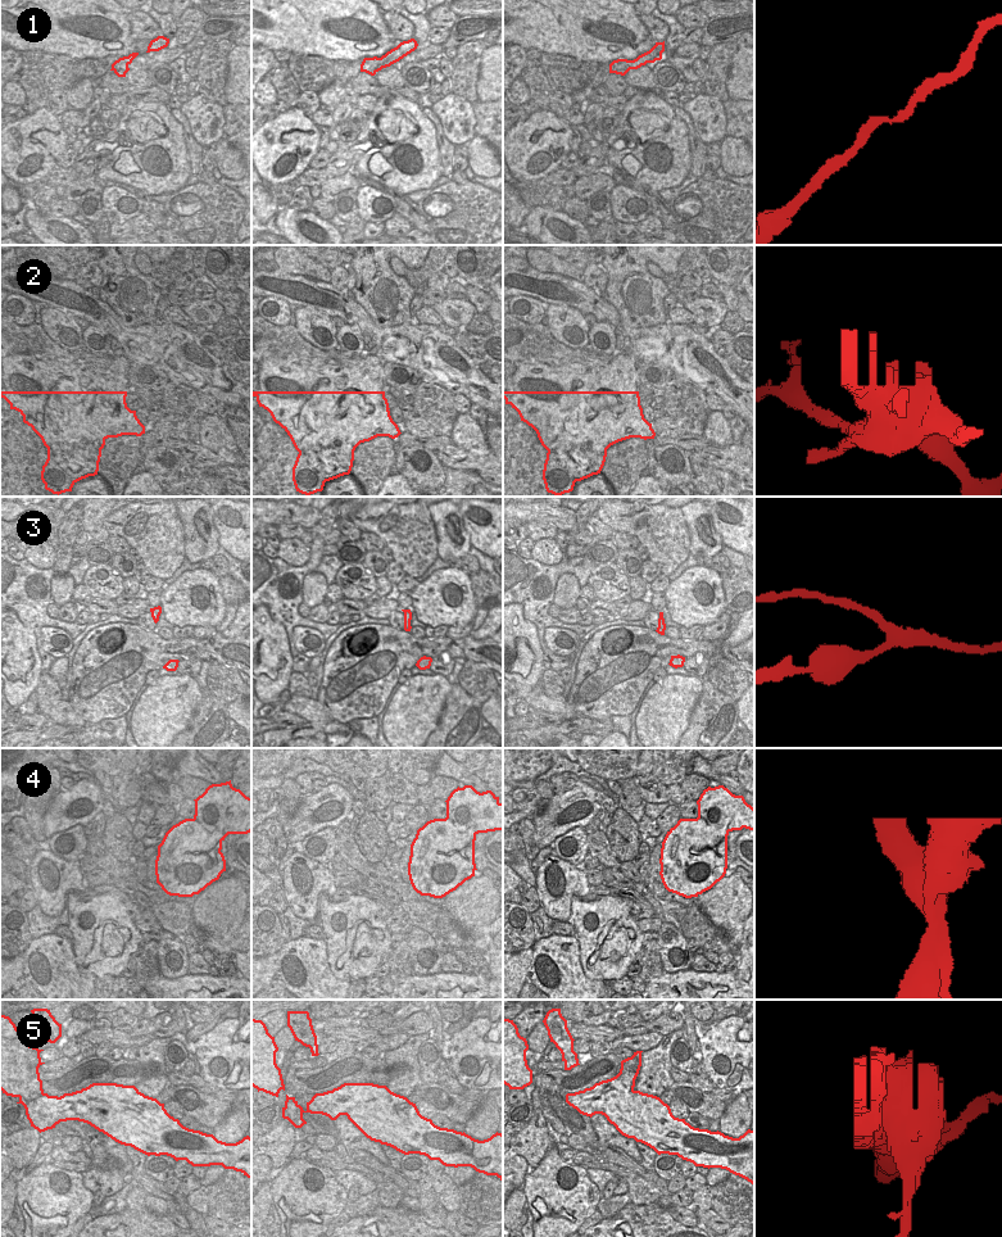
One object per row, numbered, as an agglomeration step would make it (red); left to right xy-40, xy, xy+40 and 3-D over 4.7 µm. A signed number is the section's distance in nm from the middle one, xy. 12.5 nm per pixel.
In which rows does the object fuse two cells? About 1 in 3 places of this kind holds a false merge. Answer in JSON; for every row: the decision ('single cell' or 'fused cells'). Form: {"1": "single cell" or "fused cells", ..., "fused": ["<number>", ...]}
{"1": "single cell", "2": "fused cells", "3": "single cell", "4": "fused cells", "5": "fused cells", "fused": ["2", "4", "5"]}

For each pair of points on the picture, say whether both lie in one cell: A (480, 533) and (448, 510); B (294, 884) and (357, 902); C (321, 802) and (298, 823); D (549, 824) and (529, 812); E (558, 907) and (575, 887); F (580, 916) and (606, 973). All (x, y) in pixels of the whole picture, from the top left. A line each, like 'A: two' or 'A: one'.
A: two
B: two
C: one
D: two
E: one
F: one

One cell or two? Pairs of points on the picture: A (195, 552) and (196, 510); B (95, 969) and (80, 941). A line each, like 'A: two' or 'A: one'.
A: one
B: one

